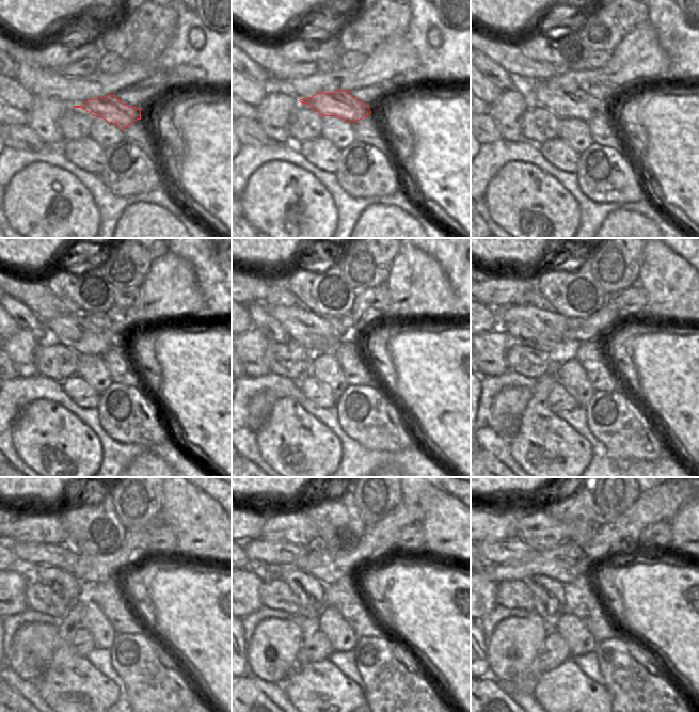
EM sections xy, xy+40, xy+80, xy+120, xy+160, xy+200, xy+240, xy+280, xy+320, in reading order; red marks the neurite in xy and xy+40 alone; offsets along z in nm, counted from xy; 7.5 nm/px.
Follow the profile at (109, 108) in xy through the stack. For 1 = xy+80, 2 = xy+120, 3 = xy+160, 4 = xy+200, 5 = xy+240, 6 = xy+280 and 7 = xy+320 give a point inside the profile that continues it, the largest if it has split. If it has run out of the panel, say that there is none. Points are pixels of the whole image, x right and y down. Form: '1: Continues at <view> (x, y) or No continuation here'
1: Continues at xy+80 (565, 100)
2: Continues at xy+120 (78, 332)
3: Continues at xy+160 (317, 334)
4: Continues at xy+200 (545, 321)
5: Continues at xy+240 (64, 557)
6: Continues at xy+280 (258, 552)
7: Continues at xy+320 (509, 550)

